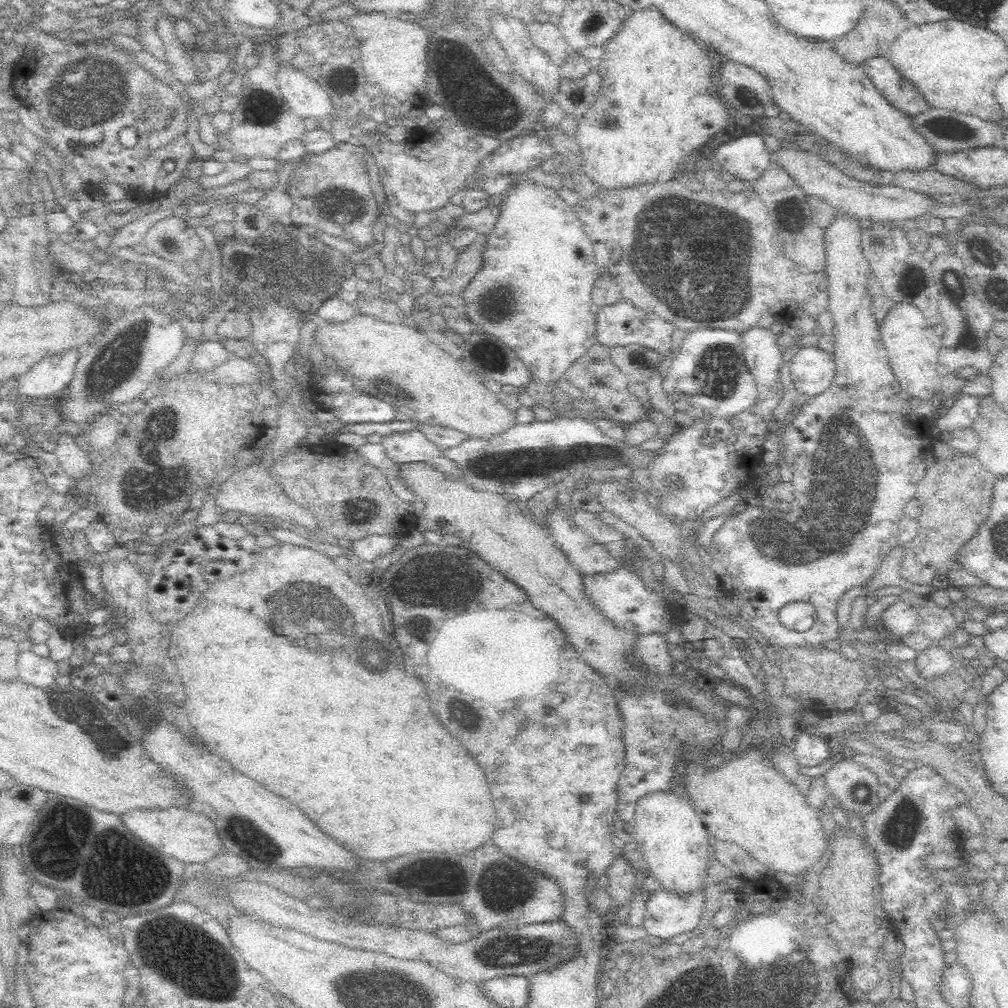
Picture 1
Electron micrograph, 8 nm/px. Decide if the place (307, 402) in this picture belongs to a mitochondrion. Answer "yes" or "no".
no

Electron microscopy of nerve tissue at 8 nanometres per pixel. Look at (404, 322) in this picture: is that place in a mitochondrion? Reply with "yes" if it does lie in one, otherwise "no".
no

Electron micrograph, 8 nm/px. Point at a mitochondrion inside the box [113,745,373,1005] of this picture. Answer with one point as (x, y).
(172, 944)

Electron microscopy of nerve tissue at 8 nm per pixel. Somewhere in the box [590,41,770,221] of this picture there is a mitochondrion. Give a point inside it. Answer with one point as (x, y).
(747, 97)

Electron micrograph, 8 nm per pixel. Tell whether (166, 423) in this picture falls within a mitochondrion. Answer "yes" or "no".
yes

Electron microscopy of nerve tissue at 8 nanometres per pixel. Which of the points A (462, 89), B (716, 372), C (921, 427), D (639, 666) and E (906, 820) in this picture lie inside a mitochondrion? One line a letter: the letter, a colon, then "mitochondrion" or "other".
A: mitochondrion
B: mitochondrion
C: other
D: other
E: mitochondrion

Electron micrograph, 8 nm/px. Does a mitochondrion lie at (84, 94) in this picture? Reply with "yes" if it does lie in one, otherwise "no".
yes

